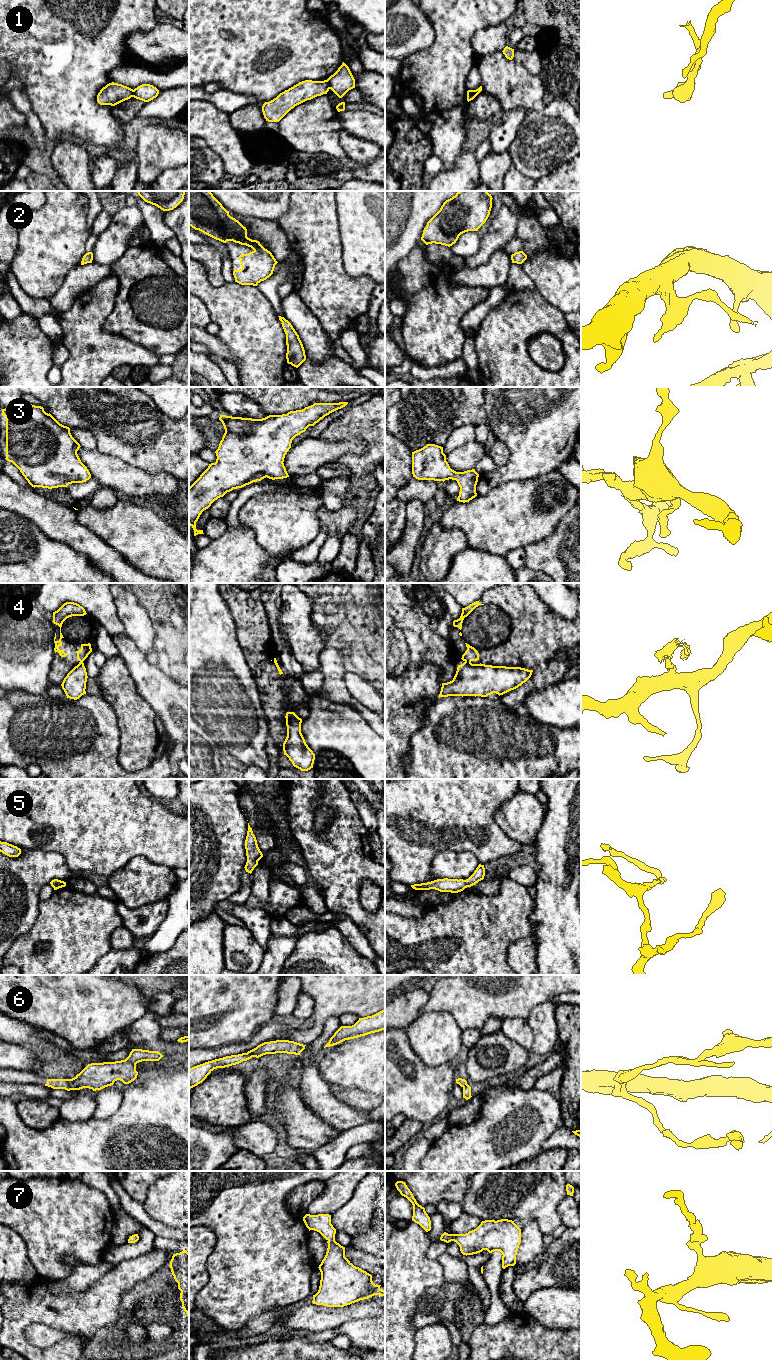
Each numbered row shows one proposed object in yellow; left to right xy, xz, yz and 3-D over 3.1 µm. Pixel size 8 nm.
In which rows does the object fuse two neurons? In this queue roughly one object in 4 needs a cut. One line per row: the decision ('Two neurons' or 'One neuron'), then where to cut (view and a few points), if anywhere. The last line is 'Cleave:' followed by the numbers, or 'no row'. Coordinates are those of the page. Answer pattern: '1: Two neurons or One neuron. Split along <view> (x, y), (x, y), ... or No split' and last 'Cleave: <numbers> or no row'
1: Two neurons. Split along xz (325, 80), (330, 88)
2: One neuron. No split
3: One neuron. No split
4: Two neurons. Split along yz (465, 660), (470, 662)
5: One neuron. No split
6: Two neurons. Split along xz (247, 1052), (252, 1056)
7: One neuron. No split
Cleave: 1, 4, 6

